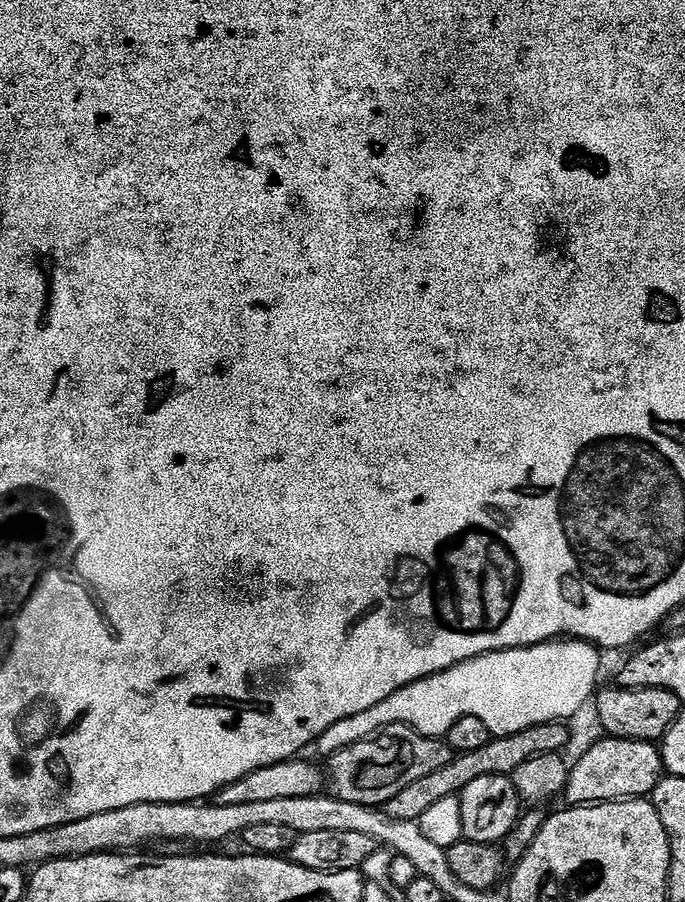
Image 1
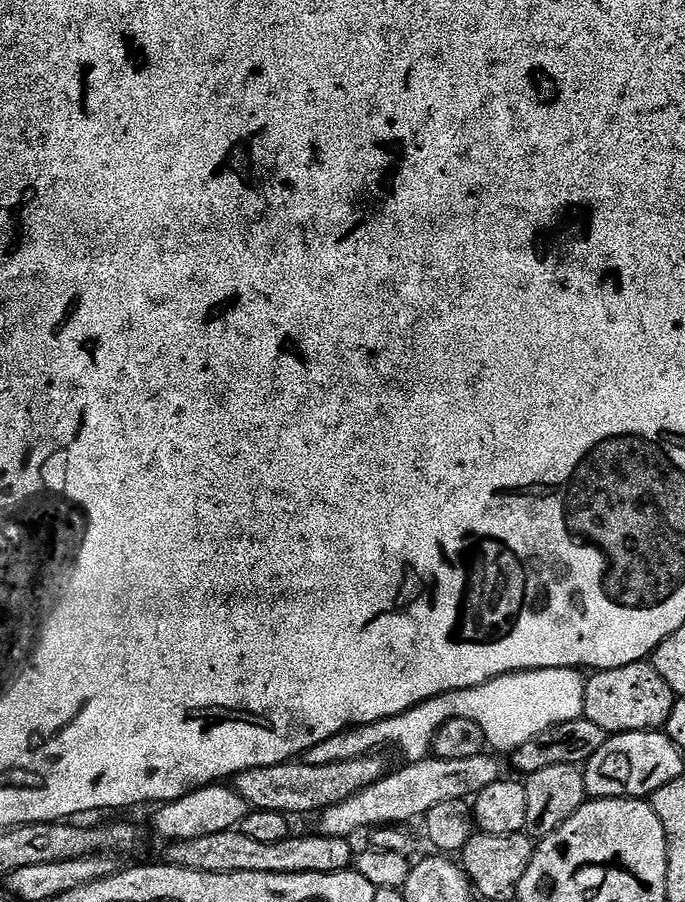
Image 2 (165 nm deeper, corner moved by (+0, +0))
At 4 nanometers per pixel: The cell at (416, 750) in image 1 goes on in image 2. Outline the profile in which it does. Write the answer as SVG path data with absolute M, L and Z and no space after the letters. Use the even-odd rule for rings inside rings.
M369 754L350 758L346 762L332 762L326 766L310 766L303 762L289 762L287 764L275 764L274 766L262 766L251 768L245 772L237 772L234 777L236 793L248 803L252 810L274 810L282 812L289 817L304 816L307 812L319 814L326 811L330 806L338 806L346 798L358 794L366 786L378 782L389 771L390 765L383 760L383 755Z

